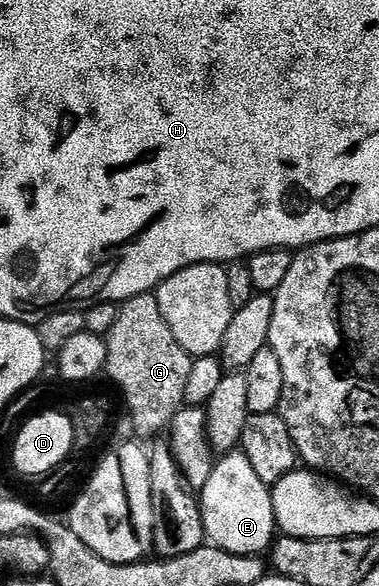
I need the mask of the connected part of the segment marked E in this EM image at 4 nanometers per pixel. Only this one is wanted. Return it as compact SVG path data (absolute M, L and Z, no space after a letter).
M241 450L224 453L214 463L213 472L199 498L203 527L210 545L231 555L257 556L264 553L263 550L268 551L277 534L270 491L268 483L257 476L249 458Z

